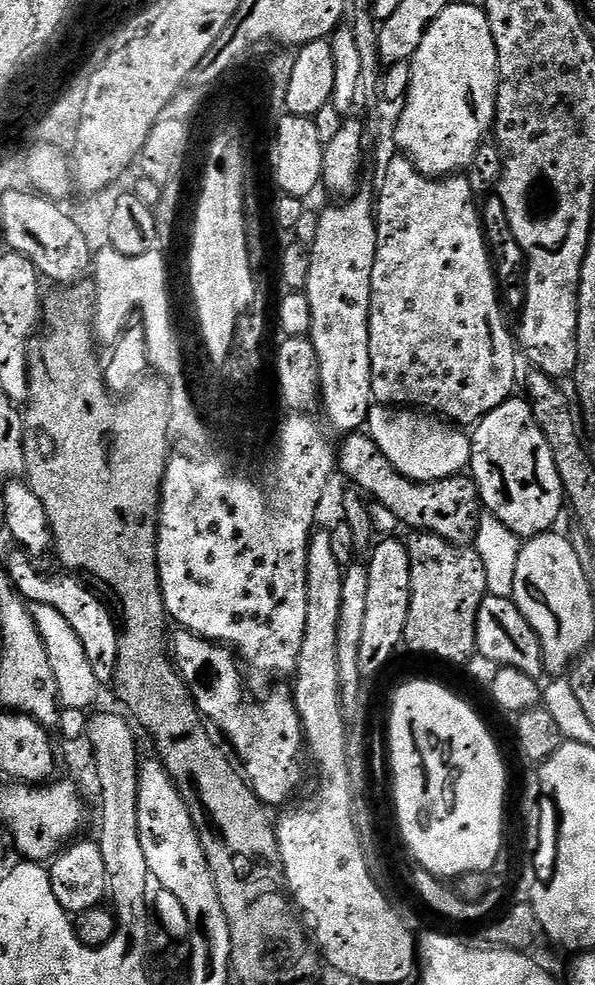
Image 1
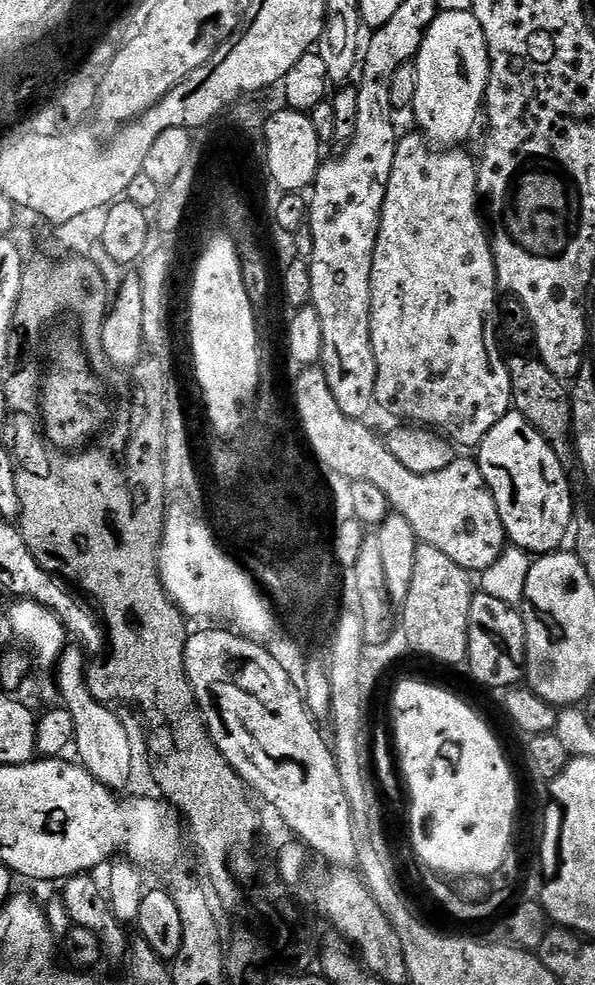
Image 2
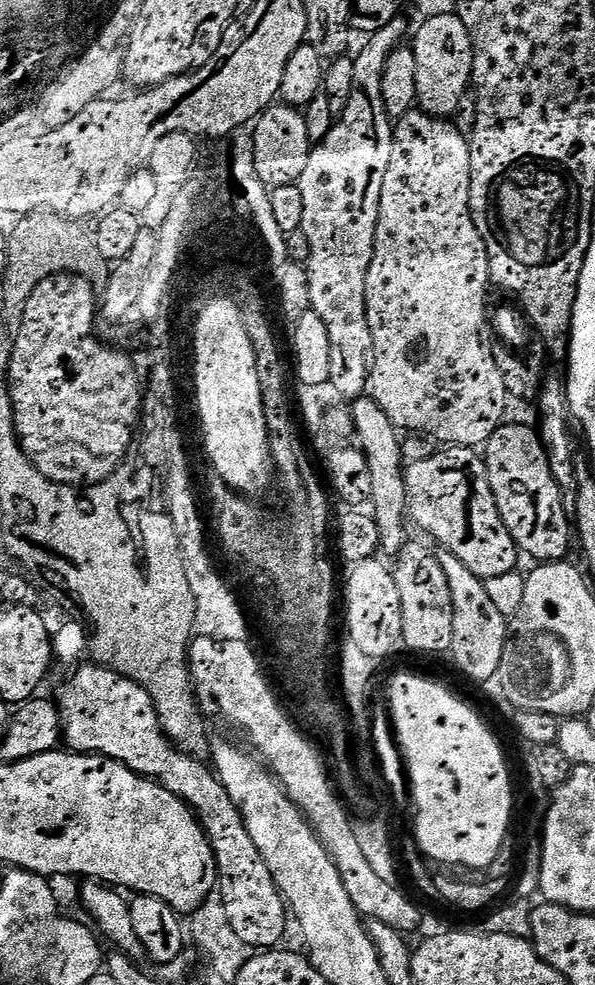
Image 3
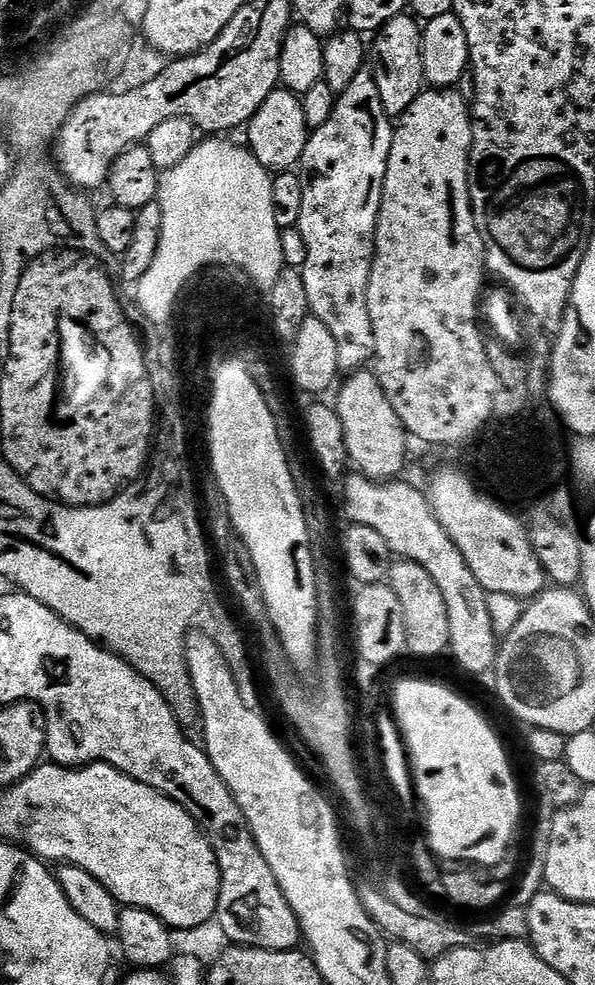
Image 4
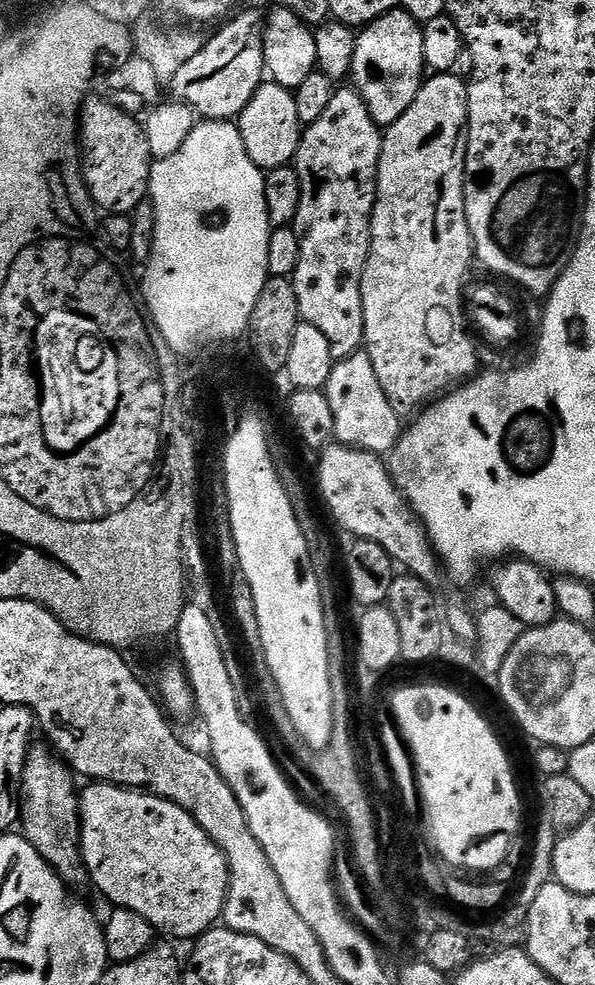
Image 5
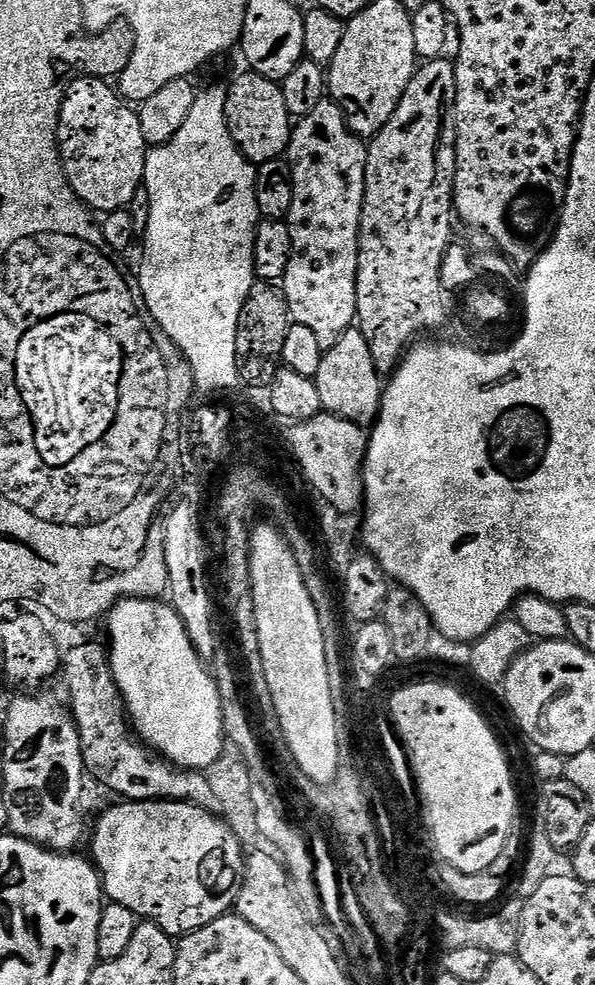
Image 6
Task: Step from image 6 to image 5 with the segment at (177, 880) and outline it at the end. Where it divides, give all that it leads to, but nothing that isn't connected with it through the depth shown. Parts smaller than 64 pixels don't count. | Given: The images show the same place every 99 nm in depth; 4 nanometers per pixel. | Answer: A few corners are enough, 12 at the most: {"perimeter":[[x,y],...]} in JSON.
{"perimeter":[[92,782],[80,853],[165,937],[224,915],[228,860],[182,806]]}

